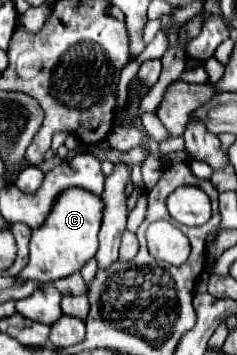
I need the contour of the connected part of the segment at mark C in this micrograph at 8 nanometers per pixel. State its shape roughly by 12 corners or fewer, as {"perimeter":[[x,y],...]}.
{"perimeter":[[67,188],[33,228],[17,280],[43,284],[97,252],[99,196]]}

